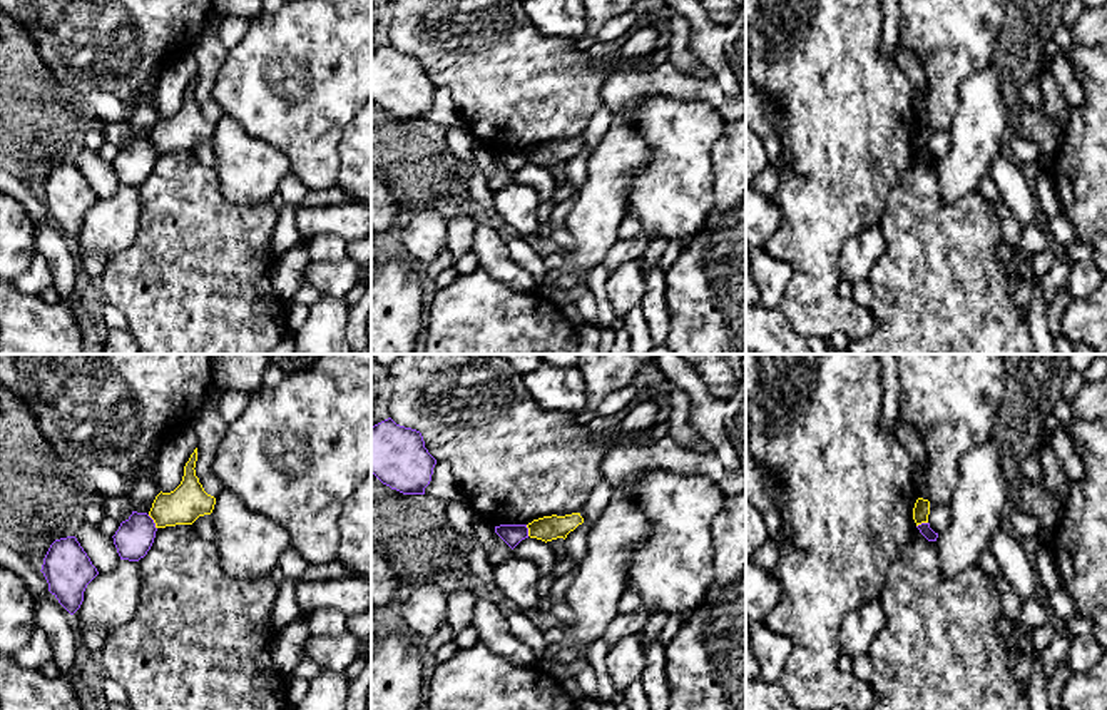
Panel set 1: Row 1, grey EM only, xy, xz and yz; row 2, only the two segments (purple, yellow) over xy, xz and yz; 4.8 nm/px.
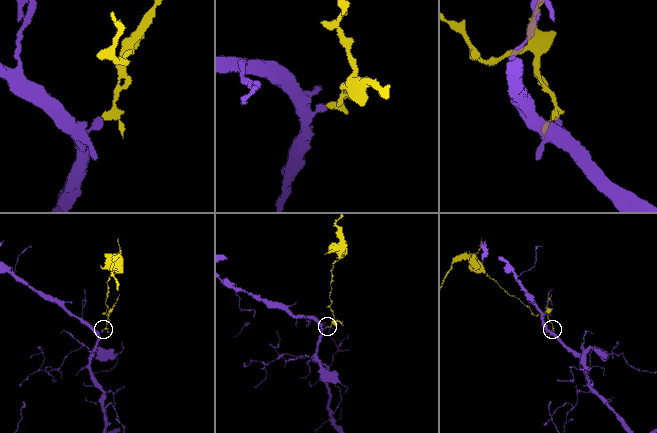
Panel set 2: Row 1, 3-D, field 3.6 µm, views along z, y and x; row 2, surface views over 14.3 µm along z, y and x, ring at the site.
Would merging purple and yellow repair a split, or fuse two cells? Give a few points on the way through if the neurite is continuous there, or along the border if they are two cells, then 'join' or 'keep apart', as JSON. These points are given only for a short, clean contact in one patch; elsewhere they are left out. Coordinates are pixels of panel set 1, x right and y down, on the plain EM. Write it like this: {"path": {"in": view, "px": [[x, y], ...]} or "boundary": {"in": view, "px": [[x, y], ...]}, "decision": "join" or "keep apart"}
{"boundary": {"in": "xy", "px": [[147, 141], [156, 154]]}, "decision": "keep apart"}

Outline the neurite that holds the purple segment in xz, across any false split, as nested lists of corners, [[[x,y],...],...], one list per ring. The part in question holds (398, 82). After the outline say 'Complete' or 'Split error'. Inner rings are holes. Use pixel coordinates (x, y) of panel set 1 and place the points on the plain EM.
[[[391,43],[371,53],[371,100],[403,120],[425,120],[436,85],[425,74],[420,57]]]. Complete

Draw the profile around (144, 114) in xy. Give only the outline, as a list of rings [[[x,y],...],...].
[[[159,74],[152,75],[150,80],[145,82],[137,90],[135,102],[132,105],[132,114],[130,114],[132,137],[149,140],[156,122],[161,119],[156,95],[154,95],[157,82],[159,82]]]

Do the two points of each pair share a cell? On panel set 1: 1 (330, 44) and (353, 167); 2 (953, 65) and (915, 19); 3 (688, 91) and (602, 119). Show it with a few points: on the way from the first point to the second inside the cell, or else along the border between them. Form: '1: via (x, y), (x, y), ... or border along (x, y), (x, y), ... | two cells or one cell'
1: border along (353, 117), (338, 146), (338, 167) | two cells
2: via (948, 54), (927, 30) | one cell
3: border along (602, 104), (612, 114) | two cells

